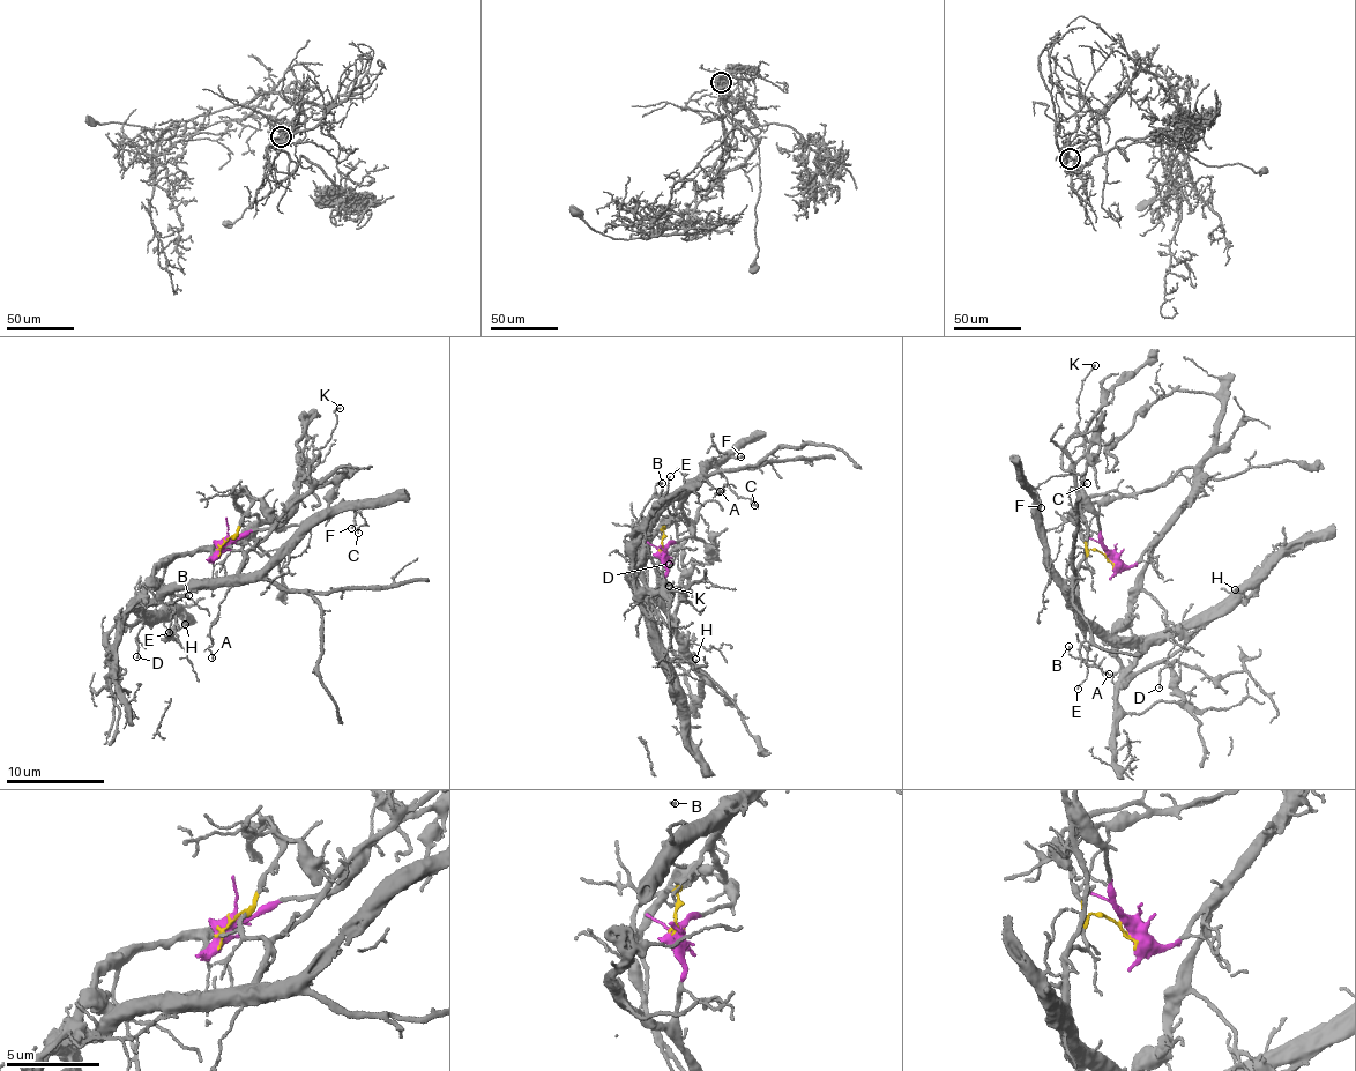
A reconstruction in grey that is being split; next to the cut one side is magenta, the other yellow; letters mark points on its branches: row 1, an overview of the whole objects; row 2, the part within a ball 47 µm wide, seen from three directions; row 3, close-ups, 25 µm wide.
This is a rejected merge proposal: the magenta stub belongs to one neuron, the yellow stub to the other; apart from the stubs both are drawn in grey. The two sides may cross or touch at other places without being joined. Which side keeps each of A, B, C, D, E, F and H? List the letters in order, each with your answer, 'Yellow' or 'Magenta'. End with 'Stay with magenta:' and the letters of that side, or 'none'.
A: Yellow
B: Yellow
C: Yellow
D: Yellow
E: Yellow
F: Yellow
H: Yellow
Stay with magenta: none

